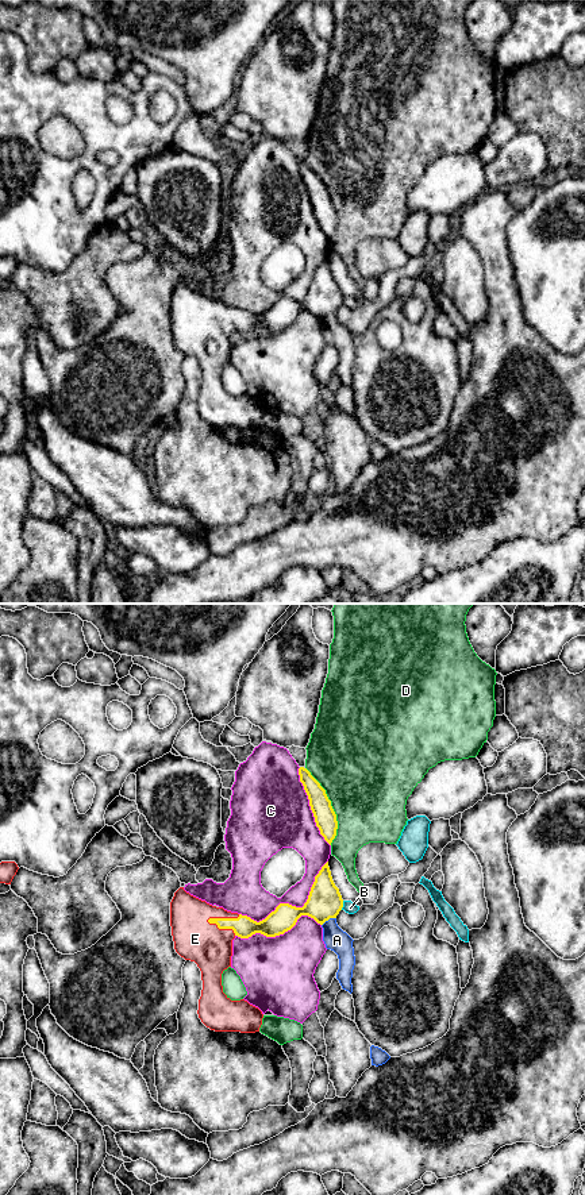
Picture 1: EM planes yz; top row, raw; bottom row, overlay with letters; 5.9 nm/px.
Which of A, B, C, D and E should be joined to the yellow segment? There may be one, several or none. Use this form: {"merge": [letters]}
{"merge": ["E"]}

